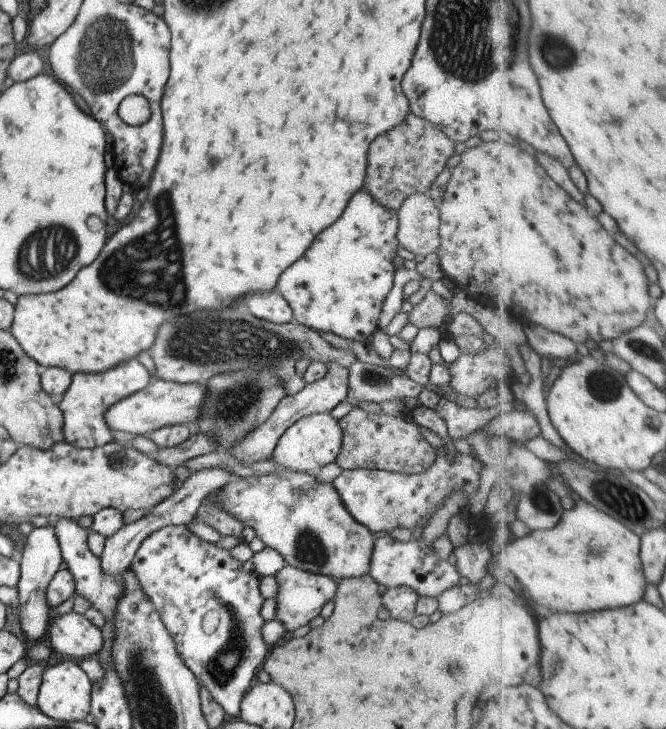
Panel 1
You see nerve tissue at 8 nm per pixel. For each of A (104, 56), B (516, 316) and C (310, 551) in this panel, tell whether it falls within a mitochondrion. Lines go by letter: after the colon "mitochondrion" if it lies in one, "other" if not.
A: mitochondrion
B: other
C: mitochondrion

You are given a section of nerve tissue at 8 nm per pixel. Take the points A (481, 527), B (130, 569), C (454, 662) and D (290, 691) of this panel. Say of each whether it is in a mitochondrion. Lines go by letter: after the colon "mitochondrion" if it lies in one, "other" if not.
A: other
B: other
C: mitochondrion
D: other

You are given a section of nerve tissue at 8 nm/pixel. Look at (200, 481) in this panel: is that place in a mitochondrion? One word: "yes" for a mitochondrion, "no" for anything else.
no

